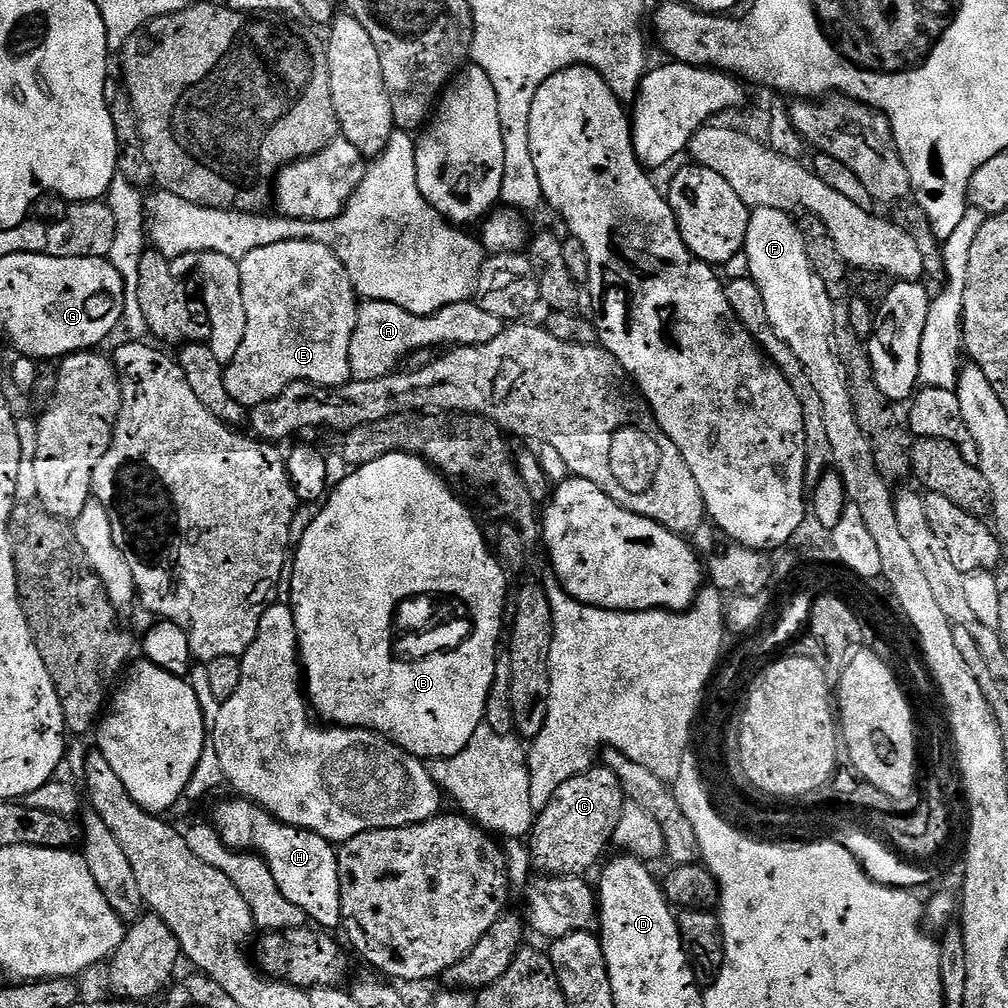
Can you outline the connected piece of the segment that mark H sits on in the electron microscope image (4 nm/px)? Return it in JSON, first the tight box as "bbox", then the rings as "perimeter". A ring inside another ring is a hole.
{"bbox":[210,798,342,930],"perimeter":[[[243,798],[224,800],[212,812],[210,823],[222,842],[233,852],[251,852],[266,862],[278,890],[292,903],[293,909],[305,912],[313,925],[324,930],[341,927],[342,898],[338,878],[337,849],[331,840],[304,828],[295,828],[274,819],[259,804]]]}

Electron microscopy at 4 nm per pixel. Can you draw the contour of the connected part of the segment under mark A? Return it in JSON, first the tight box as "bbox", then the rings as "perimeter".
{"bbox":[350,300,506,380],"perimeter":[[[364,300],[356,309],[354,338],[350,342],[352,380],[373,380],[374,378],[393,375],[401,367],[400,360],[406,359],[408,355],[409,359],[418,352],[428,352],[433,350],[432,348],[440,348],[436,350],[444,350],[449,346],[465,348],[466,346],[478,346],[486,342],[494,342],[494,338],[498,338],[498,334],[502,334],[505,327],[506,322],[502,318],[497,318],[495,314],[482,310],[482,306],[467,300],[446,306],[429,316],[410,314],[406,310],[402,310],[402,306],[394,306],[390,302]]]}

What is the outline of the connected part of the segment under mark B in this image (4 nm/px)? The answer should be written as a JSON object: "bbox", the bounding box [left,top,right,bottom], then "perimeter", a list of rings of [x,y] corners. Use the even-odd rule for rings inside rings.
{"bbox":[290,452,510,762],"perimeter":[[[405,452],[386,454],[347,474],[349,476],[337,488],[335,485],[329,491],[319,509],[321,512],[313,518],[312,525],[304,532],[304,537],[301,540],[299,537],[294,548],[294,559],[290,564],[290,580],[292,576],[290,607],[296,623],[296,642],[300,645],[306,695],[315,715],[321,721],[328,720],[324,722],[329,725],[338,728],[369,728],[371,732],[380,732],[387,740],[397,744],[401,750],[425,762],[449,760],[468,748],[470,738],[474,738],[474,734],[485,723],[486,702],[496,677],[496,658],[502,648],[500,631],[503,628],[505,631],[506,628],[504,603],[507,600],[509,603],[510,600],[510,592],[508,596],[510,578],[494,555],[486,539],[485,529],[483,532],[479,522],[472,517],[473,509],[457,495],[449,481],[445,480],[432,465],[426,463],[423,456]],[[415,596],[425,596],[428,605],[425,608],[405,606],[399,614],[394,611],[396,600],[412,602]]]}

